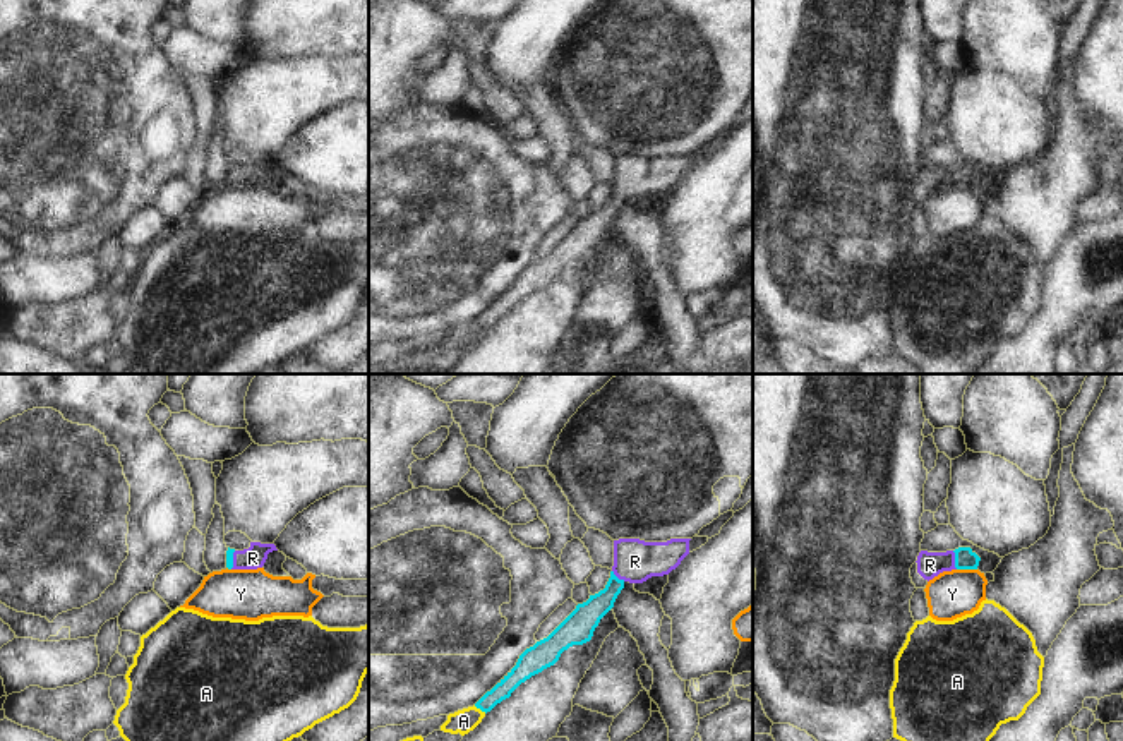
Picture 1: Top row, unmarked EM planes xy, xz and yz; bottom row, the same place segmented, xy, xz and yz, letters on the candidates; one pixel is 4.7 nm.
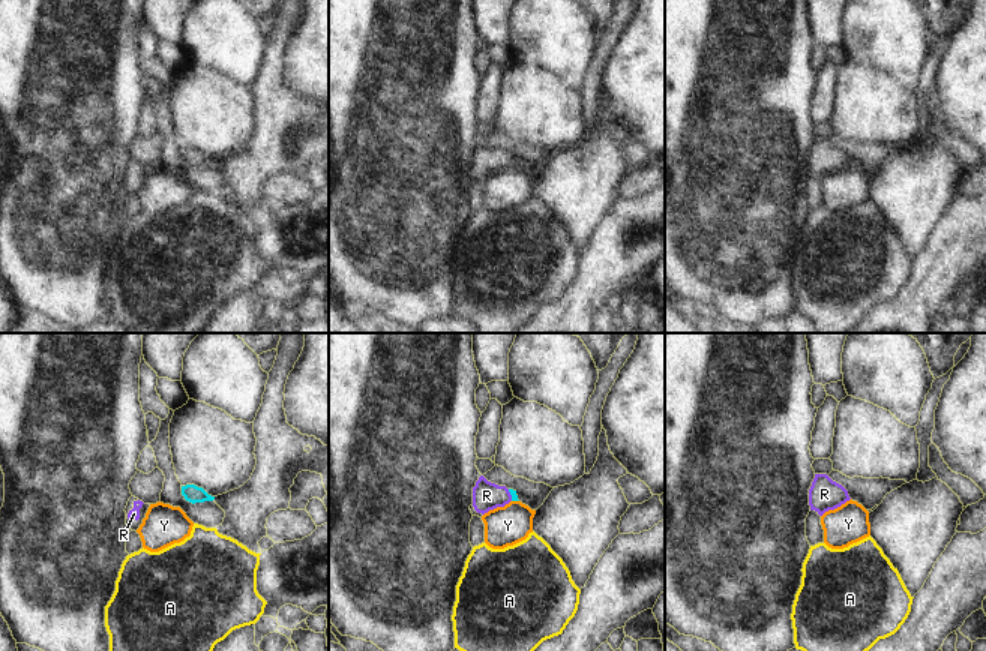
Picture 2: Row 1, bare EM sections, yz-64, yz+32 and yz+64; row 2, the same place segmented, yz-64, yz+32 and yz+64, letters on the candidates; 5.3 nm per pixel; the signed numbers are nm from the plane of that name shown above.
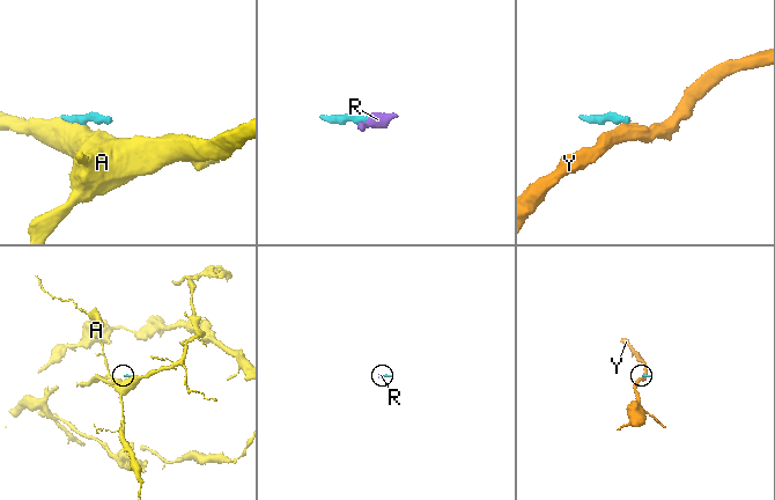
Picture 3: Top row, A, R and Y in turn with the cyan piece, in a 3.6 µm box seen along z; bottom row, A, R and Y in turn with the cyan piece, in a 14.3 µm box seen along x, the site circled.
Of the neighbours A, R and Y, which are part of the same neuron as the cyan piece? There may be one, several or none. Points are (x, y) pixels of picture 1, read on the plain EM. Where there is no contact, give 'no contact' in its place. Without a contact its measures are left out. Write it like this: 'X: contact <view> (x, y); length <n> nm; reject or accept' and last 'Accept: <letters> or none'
A: contact xz (480, 325); length 70 nm; reject
R: contact yz (955, 175); length 90 nm; accept
Y: contact yz (967, 184); length 100 nm; reject
Accept: R

